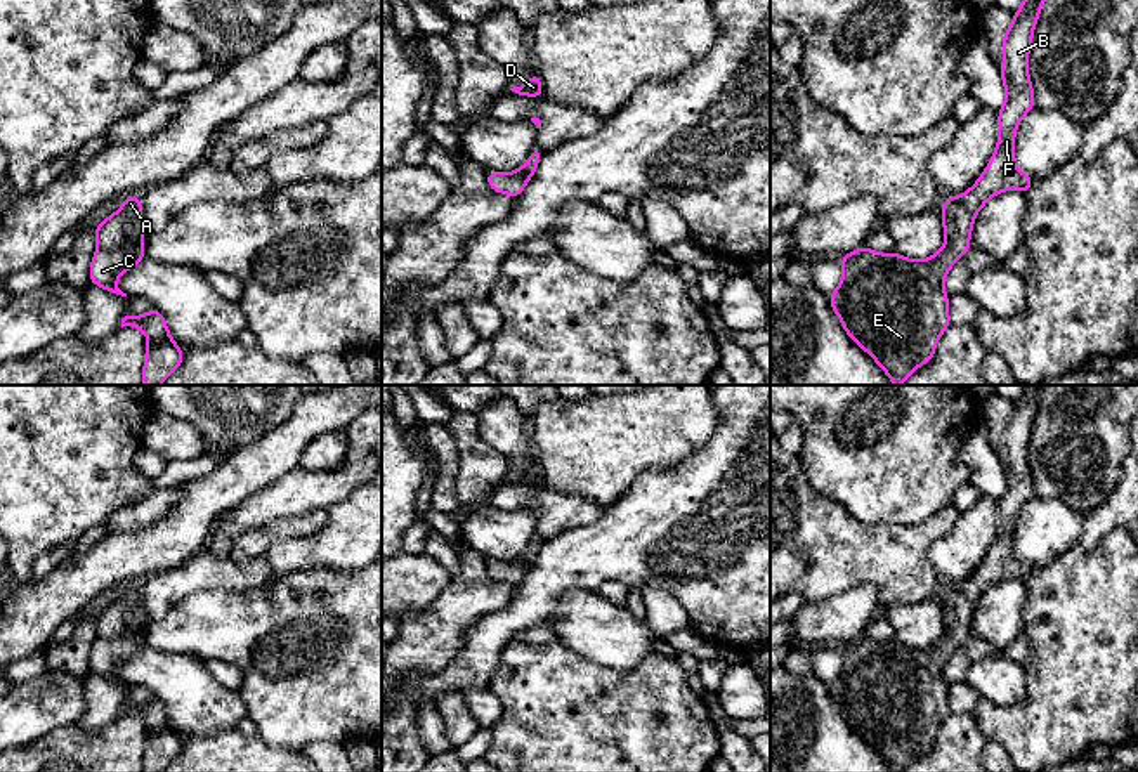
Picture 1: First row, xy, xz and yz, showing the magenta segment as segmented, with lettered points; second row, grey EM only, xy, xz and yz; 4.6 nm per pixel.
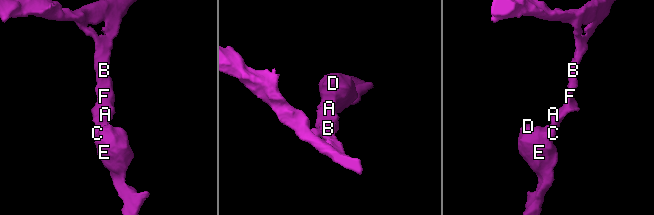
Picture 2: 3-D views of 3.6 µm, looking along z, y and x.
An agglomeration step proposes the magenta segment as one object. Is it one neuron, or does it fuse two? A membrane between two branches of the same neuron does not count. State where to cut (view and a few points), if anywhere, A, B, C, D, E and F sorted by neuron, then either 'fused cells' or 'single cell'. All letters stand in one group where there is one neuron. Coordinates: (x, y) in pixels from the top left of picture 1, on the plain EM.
no cut; A B C D E F; single cell

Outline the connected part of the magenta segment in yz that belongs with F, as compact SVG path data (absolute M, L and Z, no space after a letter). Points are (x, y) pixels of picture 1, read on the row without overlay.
M1025 385L1003 425L1004 453L999 456L999 463L1004 472L1006 489L997 500L997 536L978 569L966 581L945 586L945 593L940 597L945 633L926 649L911 649L897 640L876 642L866 633L852 642L840 644L843 664L840 675L827 685L829 692L848 725L881 755L892 772L902 772L921 753L930 751L939 725L951 715L949 684L942 671L954 651L970 640L970 625L978 599L1003 579L1015 578L1025 583L1034 571L1034 566L1015 555L1013 536L1020 508L1036 496L1027 448L1034 416L1046 387Z

